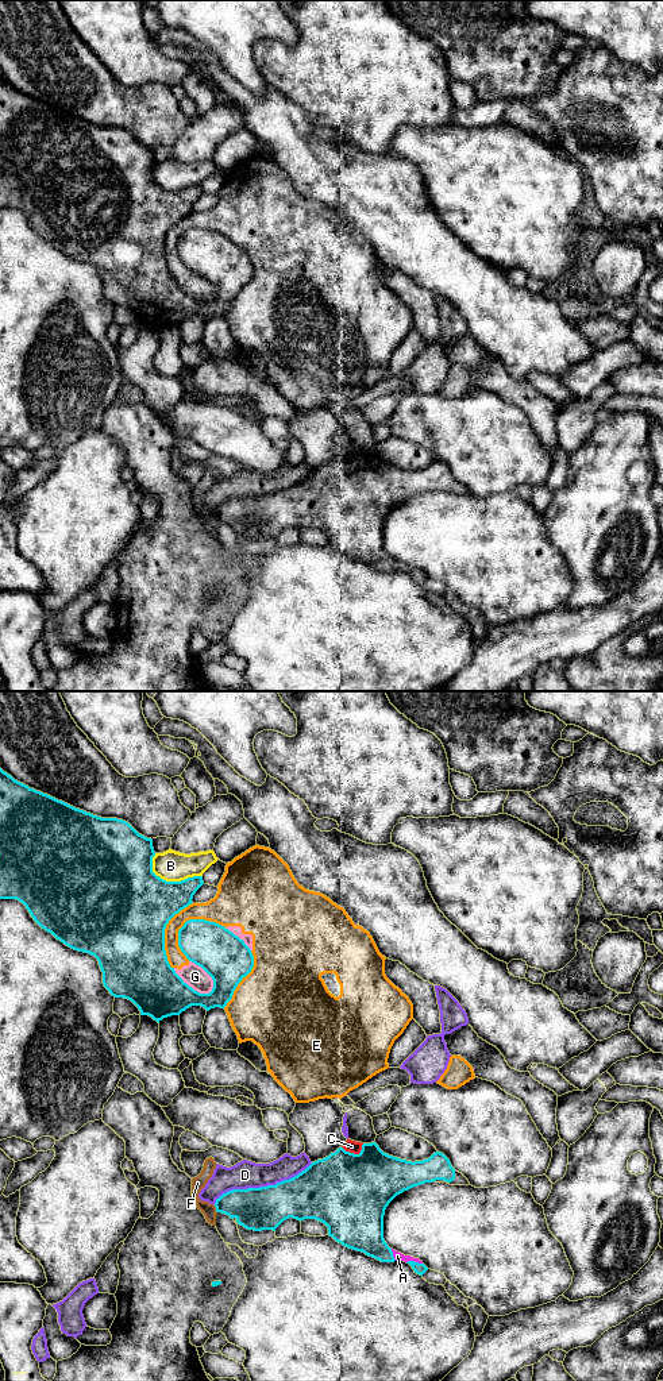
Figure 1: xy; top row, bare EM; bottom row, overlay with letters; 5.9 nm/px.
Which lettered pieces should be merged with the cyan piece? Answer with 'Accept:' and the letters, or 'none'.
Accept: A, C

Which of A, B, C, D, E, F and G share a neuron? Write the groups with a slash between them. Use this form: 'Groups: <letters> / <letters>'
Groups: A C / B / D / E G / F

